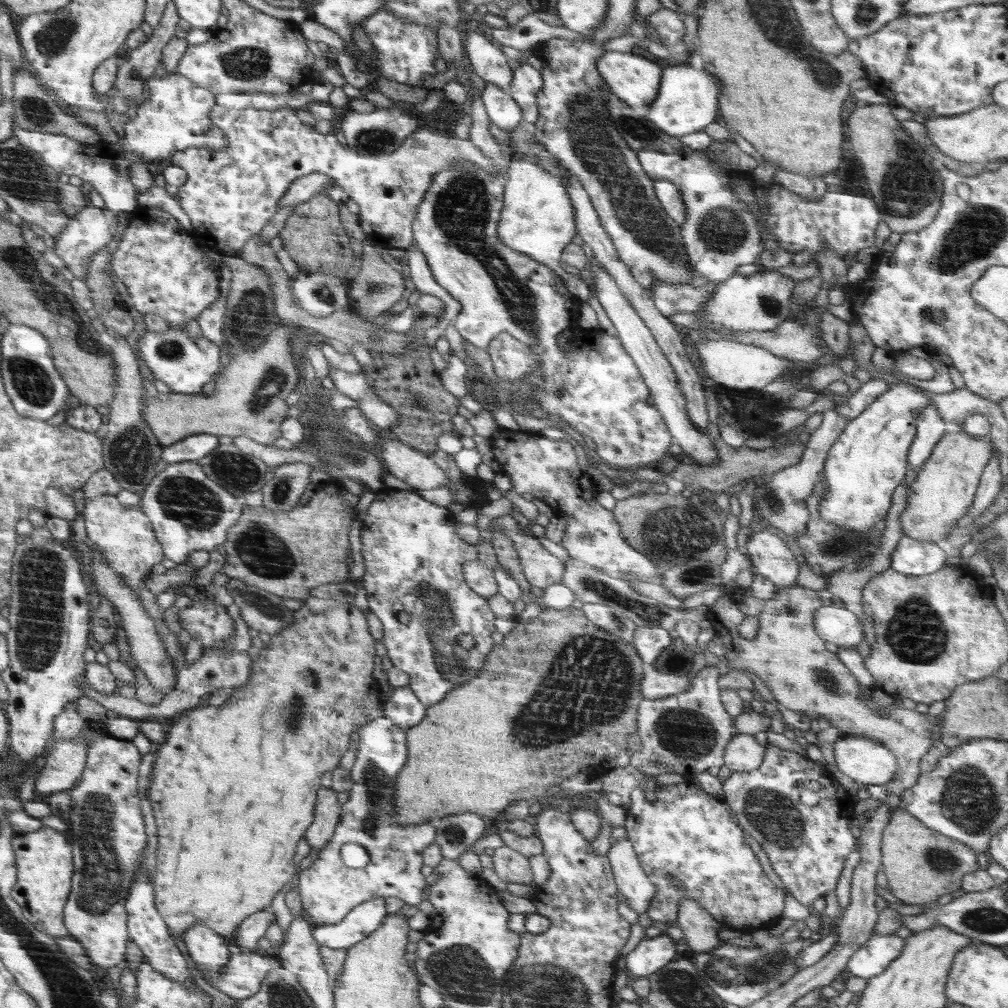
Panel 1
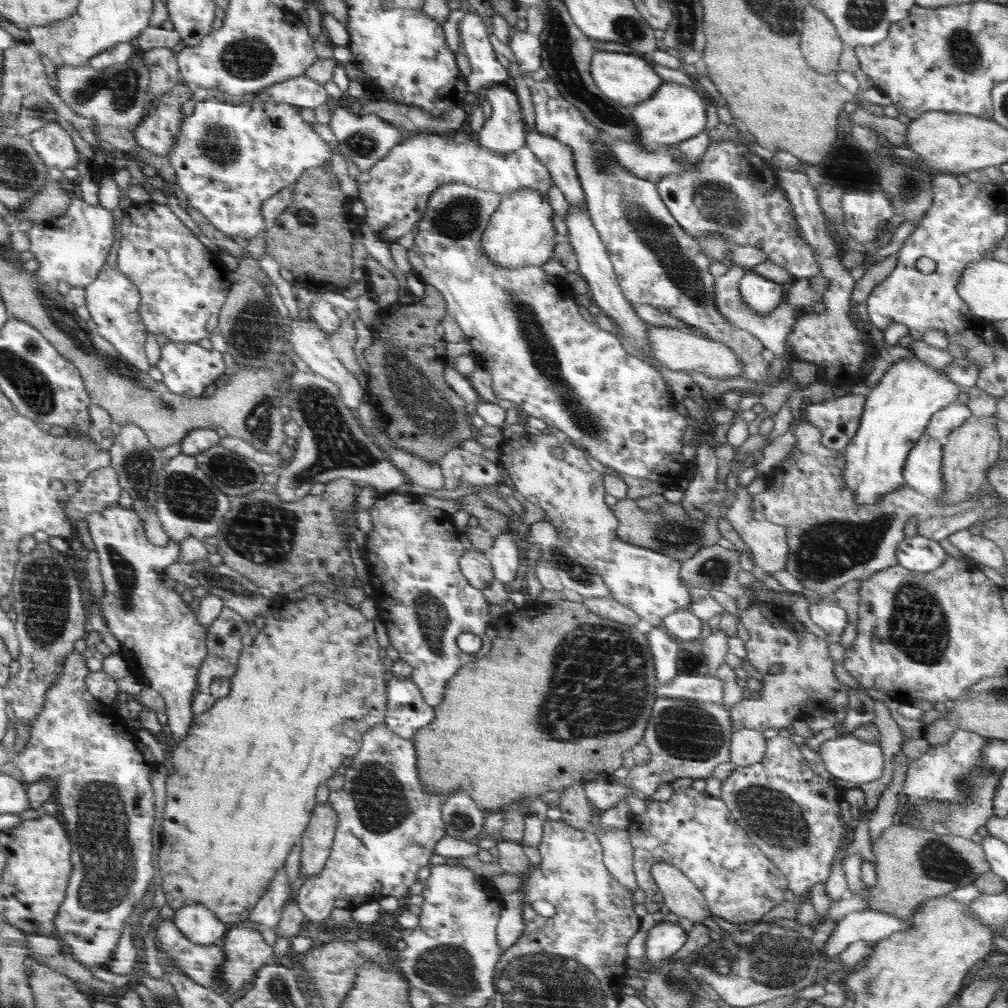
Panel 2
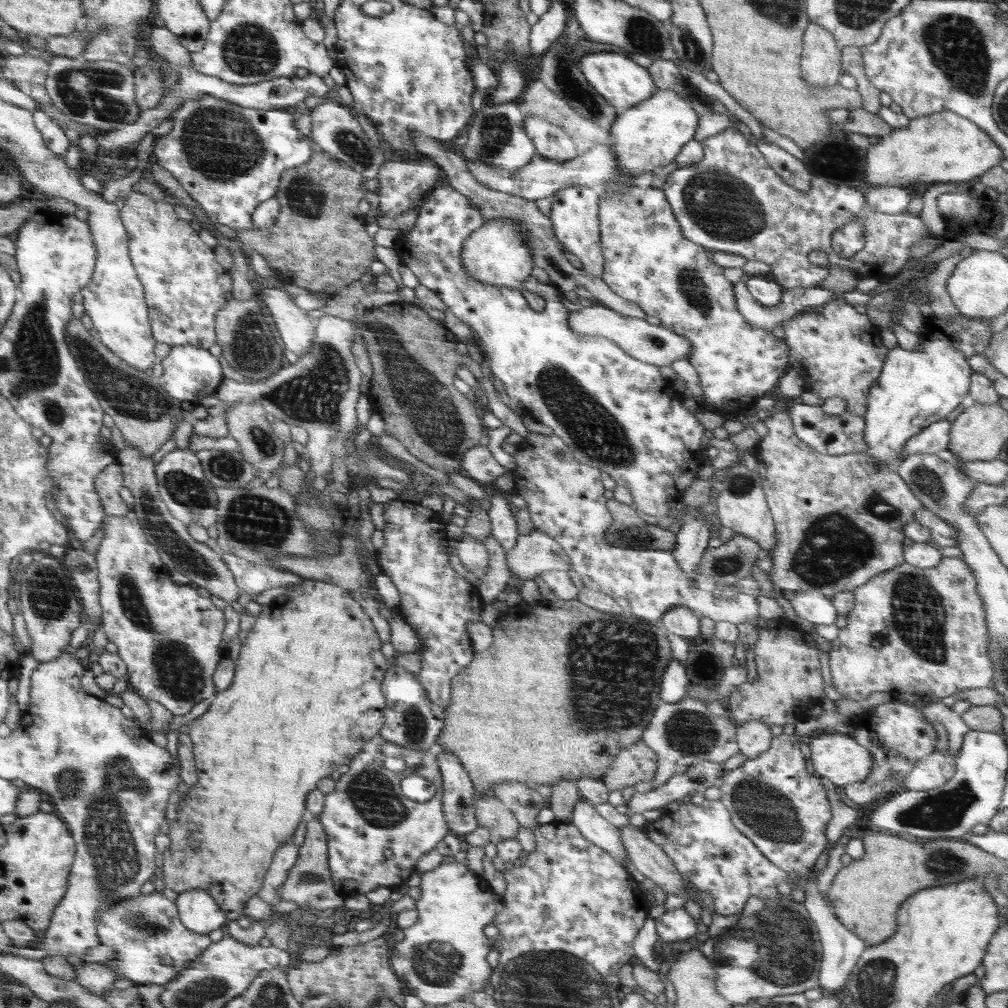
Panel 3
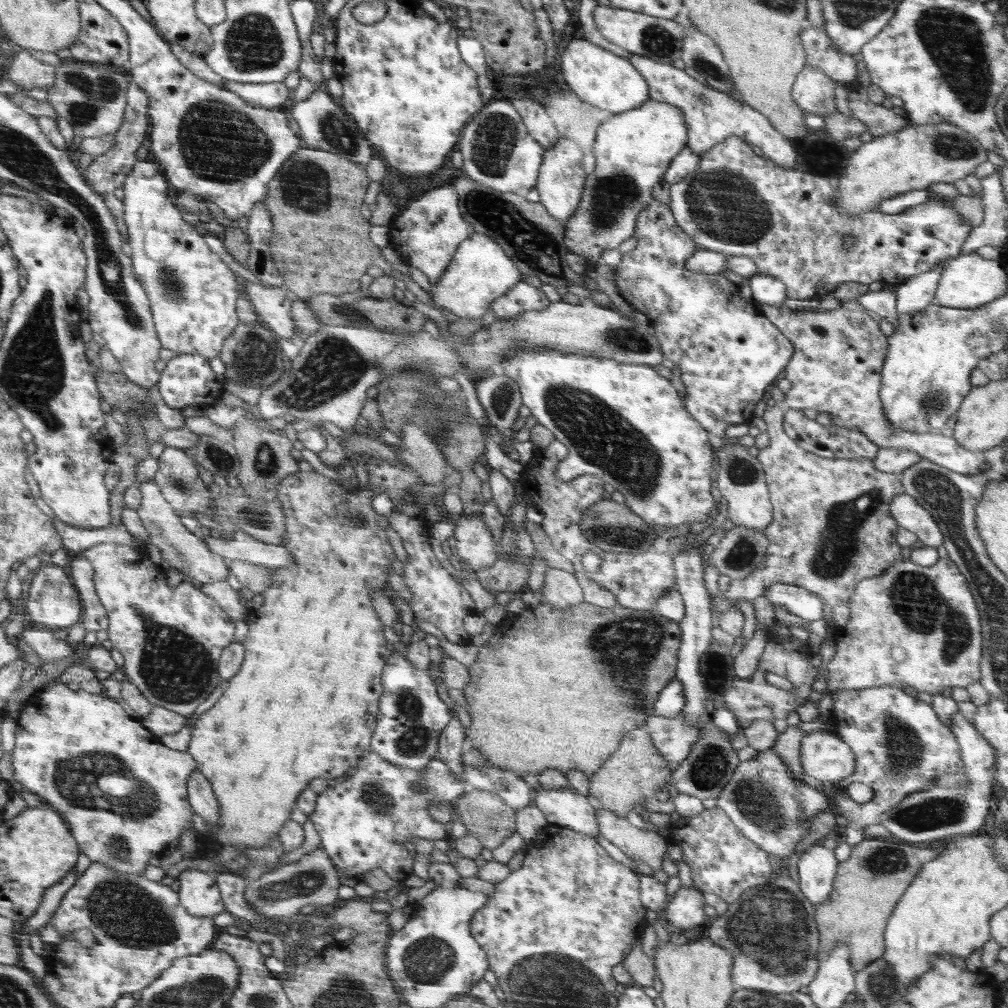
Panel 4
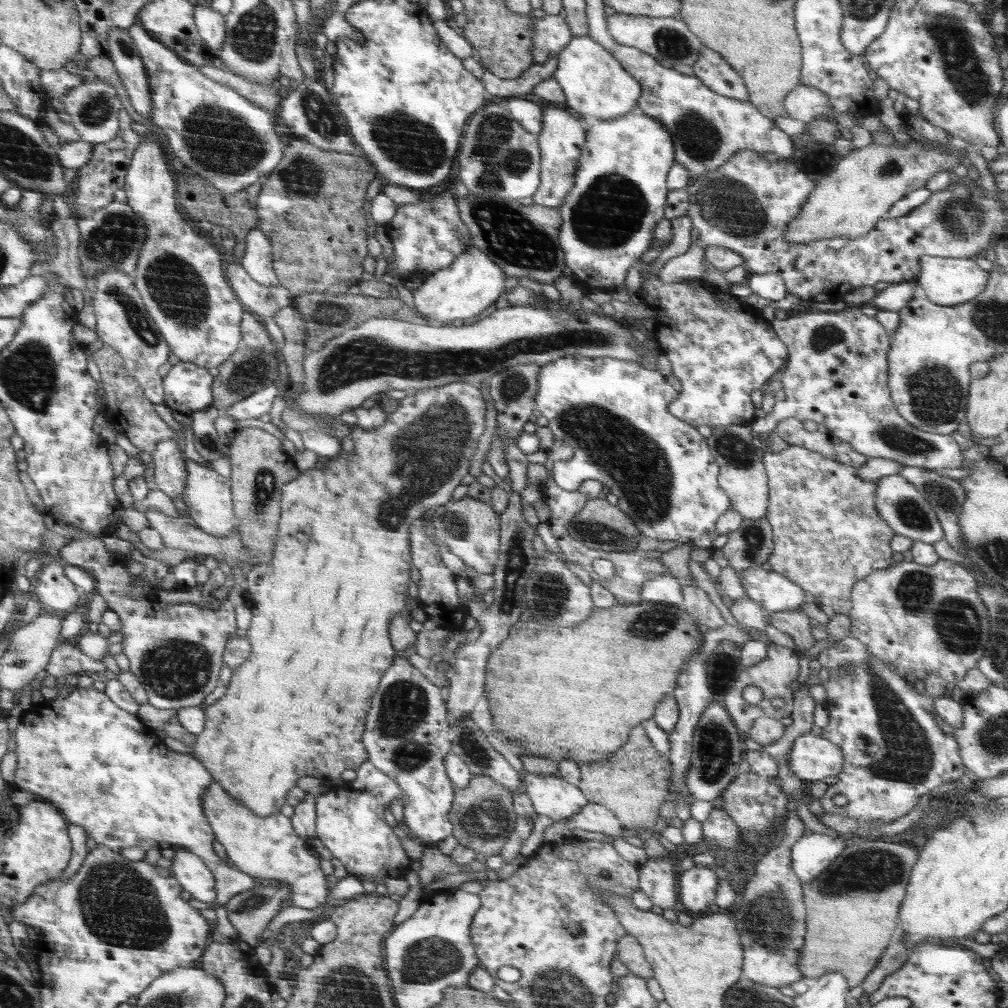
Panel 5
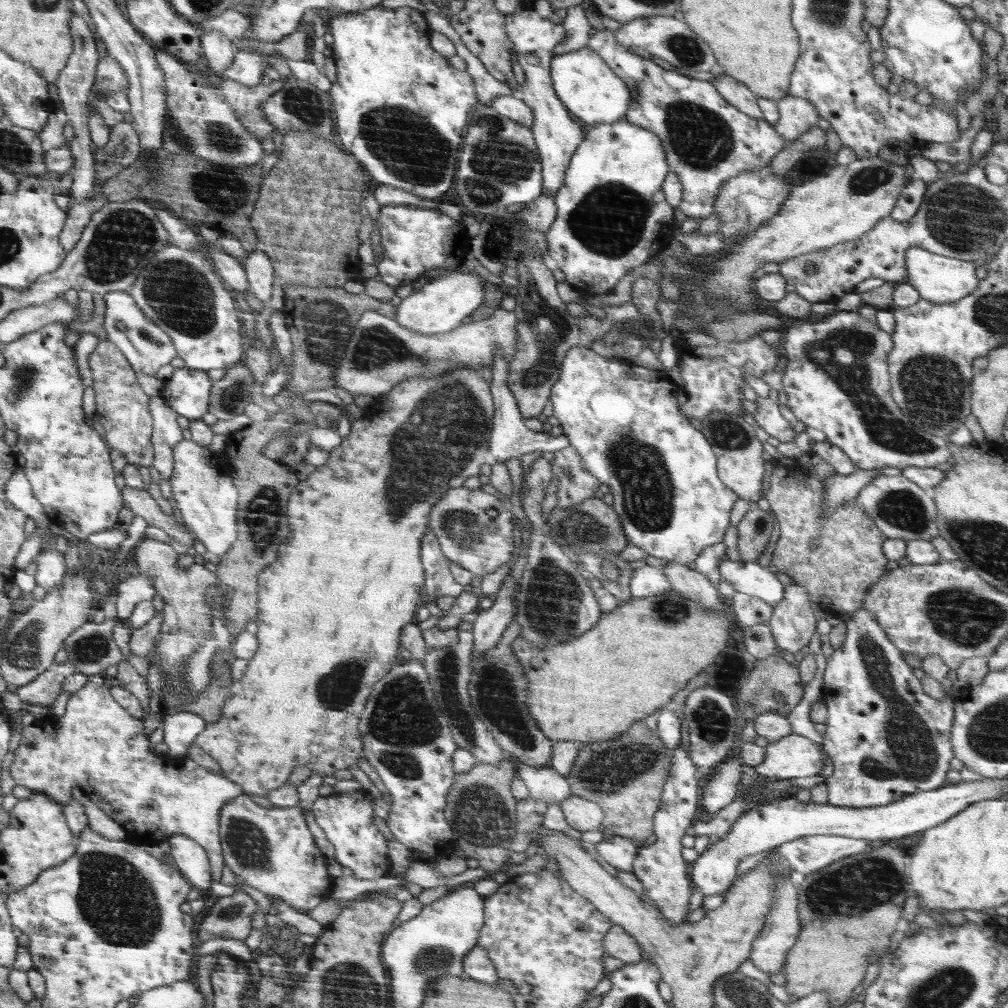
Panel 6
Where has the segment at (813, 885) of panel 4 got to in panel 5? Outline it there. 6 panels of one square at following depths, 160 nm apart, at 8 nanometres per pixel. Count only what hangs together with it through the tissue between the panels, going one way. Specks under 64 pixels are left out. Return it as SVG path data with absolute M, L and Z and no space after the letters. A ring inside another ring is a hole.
M806 833L790 848L792 868L800 883L814 882L845 850L849 839Z

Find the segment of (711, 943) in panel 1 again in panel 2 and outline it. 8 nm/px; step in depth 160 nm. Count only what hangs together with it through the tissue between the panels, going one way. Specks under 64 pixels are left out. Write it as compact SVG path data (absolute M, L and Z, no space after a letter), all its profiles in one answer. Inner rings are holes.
M660 862L651 874L663 892L664 908L670 918L687 918L696 924L712 916L700 890L678 868Z

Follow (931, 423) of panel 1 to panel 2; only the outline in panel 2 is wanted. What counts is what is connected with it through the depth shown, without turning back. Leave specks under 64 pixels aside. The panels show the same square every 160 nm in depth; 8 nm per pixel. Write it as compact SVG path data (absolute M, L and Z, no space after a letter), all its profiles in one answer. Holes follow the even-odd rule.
M924 432L908 453L903 472L904 485L925 497L942 494L942 455L942 443Z

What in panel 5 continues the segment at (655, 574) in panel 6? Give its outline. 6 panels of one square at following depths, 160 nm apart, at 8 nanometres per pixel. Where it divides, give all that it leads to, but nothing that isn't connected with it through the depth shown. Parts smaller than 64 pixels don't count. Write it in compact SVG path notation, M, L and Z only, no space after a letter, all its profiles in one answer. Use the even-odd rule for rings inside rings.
M666 570L654 579L644 582L639 595L642 601L661 602L682 609L681 588L679 580Z

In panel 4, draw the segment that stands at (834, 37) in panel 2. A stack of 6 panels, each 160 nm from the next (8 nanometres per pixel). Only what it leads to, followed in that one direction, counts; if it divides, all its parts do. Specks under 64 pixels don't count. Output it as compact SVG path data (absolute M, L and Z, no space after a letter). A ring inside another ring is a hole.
M806 64L797 74L791 97L803 112L824 116L837 112L836 89L837 84L827 74Z

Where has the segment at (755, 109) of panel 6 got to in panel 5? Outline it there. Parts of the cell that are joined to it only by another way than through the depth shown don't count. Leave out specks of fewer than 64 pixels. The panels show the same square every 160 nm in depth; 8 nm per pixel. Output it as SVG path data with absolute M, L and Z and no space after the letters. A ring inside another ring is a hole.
M703 46L700 56L693 66L694 74L712 92L736 100L748 100L748 89L739 74L720 58L720 54L711 48Z

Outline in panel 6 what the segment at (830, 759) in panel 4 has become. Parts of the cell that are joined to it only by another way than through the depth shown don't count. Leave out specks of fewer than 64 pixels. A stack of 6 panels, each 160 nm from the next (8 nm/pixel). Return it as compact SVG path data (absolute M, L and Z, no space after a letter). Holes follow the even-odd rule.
M790 733L765 748L764 760L754 770L772 780L820 774L825 750L805 736Z

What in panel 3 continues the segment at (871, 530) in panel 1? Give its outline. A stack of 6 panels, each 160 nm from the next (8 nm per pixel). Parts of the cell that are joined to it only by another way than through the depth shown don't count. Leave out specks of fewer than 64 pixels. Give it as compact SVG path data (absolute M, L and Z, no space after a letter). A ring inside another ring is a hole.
M957 315L950 321L945 321L940 317L920 317L921 327L918 336L922 339L922 344L918 350L904 350L899 346L889 350L884 362L880 377L870 388L868 409L863 416L865 421L864 440L867 444L866 453L874 462L874 472L880 468L891 468L895 470L898 464L897 456L901 456L905 442L916 436L920 431L930 426L933 422L946 419L948 414L954 411L960 404L968 402L971 375L974 373L966 362L966 358L976 354L984 353L988 347L992 332L990 331L990 319L967 317Z

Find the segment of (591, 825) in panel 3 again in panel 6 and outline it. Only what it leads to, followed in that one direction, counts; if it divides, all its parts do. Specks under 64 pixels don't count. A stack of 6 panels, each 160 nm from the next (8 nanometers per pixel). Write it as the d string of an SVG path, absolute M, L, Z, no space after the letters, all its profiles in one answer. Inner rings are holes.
M506 755L511 758L510 761L514 762L516 766L516 776L522 779L522 782L529 788L529 793L532 797L542 799L547 804L558 804L565 798L568 798L571 794L570 785L565 781L565 777L558 774L552 767L533 767L528 766L512 756Z

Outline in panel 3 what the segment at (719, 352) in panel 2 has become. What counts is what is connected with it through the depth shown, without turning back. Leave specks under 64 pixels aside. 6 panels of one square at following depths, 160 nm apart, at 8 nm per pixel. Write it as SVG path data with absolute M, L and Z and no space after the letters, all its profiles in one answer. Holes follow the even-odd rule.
M594 302L591 307L584 306L578 311L570 312L570 325L574 327L576 335L584 337L603 337L619 344L628 355L635 356L640 362L651 363L655 366L671 366L677 360L688 360L692 354L693 346L690 339L675 334L660 325L650 325L646 319L634 318L620 314L611 307Z

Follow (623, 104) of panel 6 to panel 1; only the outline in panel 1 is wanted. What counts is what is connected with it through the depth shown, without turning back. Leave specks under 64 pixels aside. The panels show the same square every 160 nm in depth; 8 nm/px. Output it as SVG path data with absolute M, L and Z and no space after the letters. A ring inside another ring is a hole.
M608 52L597 62L612 94L615 94L628 106L646 106L659 94L660 66L654 60L646 60L646 54L626 54L626 52Z

